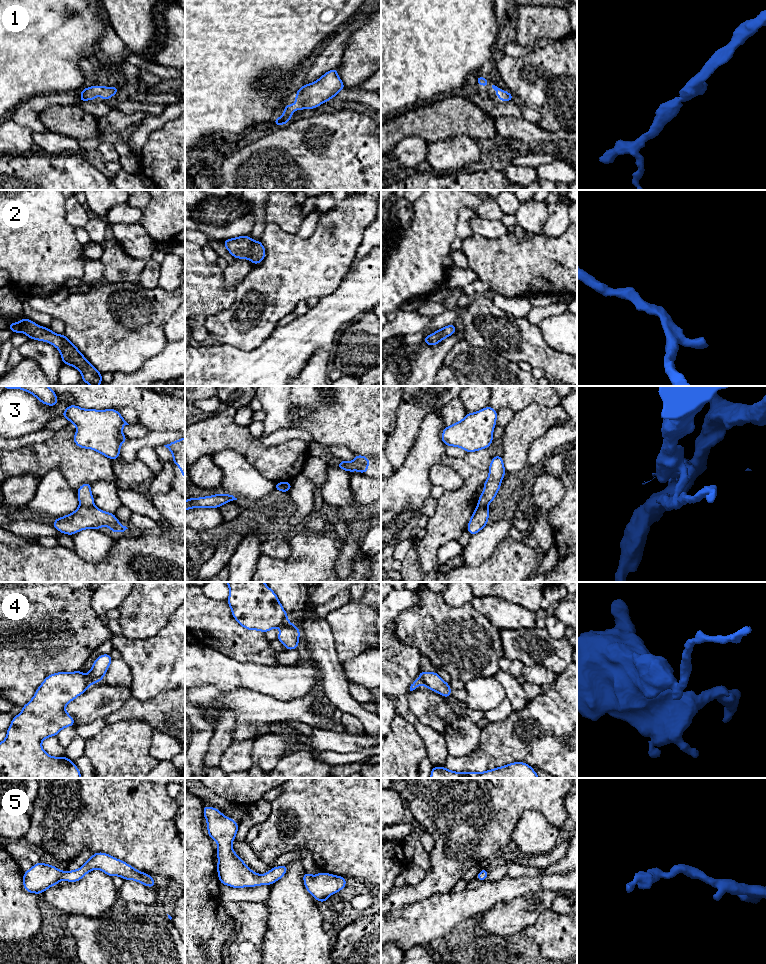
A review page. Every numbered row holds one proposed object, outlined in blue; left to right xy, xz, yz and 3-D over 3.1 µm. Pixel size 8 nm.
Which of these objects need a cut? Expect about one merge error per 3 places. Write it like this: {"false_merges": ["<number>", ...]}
{"false_merges": ["3", "4"]}

